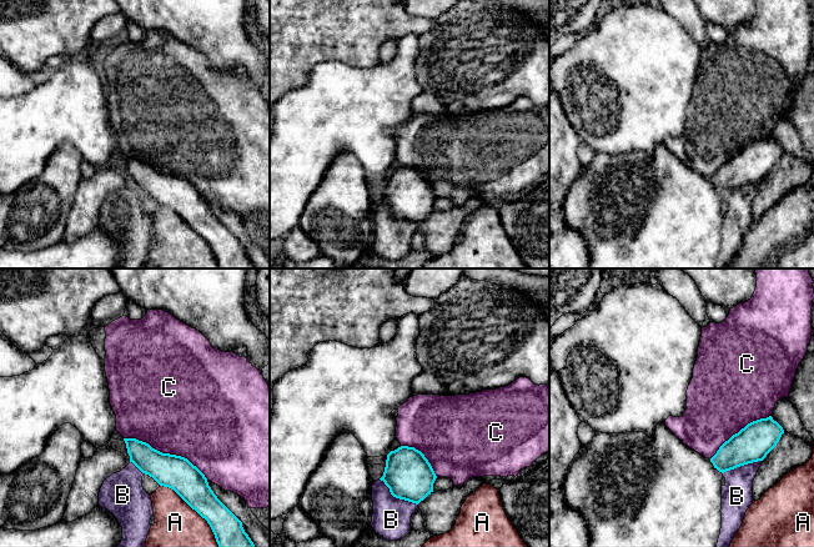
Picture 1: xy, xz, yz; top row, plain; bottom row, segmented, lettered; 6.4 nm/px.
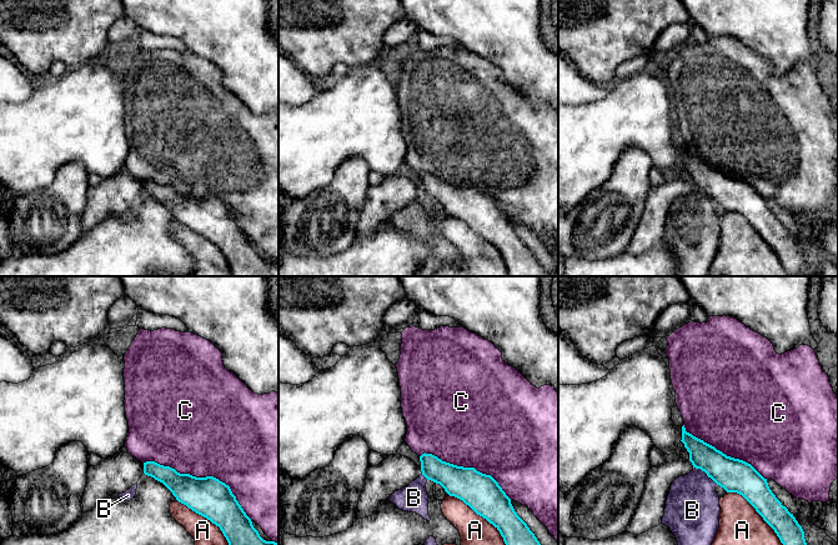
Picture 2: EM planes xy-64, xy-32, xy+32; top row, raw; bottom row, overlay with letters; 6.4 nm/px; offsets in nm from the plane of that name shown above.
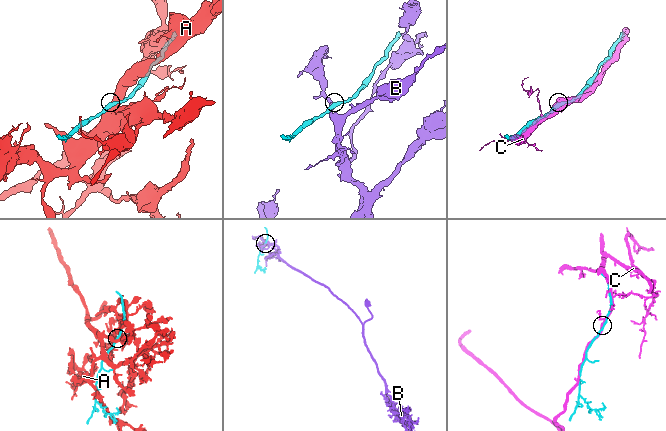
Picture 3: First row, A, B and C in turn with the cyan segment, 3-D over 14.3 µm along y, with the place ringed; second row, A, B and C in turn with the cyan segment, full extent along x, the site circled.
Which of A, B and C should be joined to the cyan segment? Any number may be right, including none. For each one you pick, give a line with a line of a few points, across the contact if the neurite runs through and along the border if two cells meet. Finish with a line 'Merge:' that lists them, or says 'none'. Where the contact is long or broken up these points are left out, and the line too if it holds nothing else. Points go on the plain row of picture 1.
Merge: C

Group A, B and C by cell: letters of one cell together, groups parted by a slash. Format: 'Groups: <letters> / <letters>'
Groups: A / B / C

